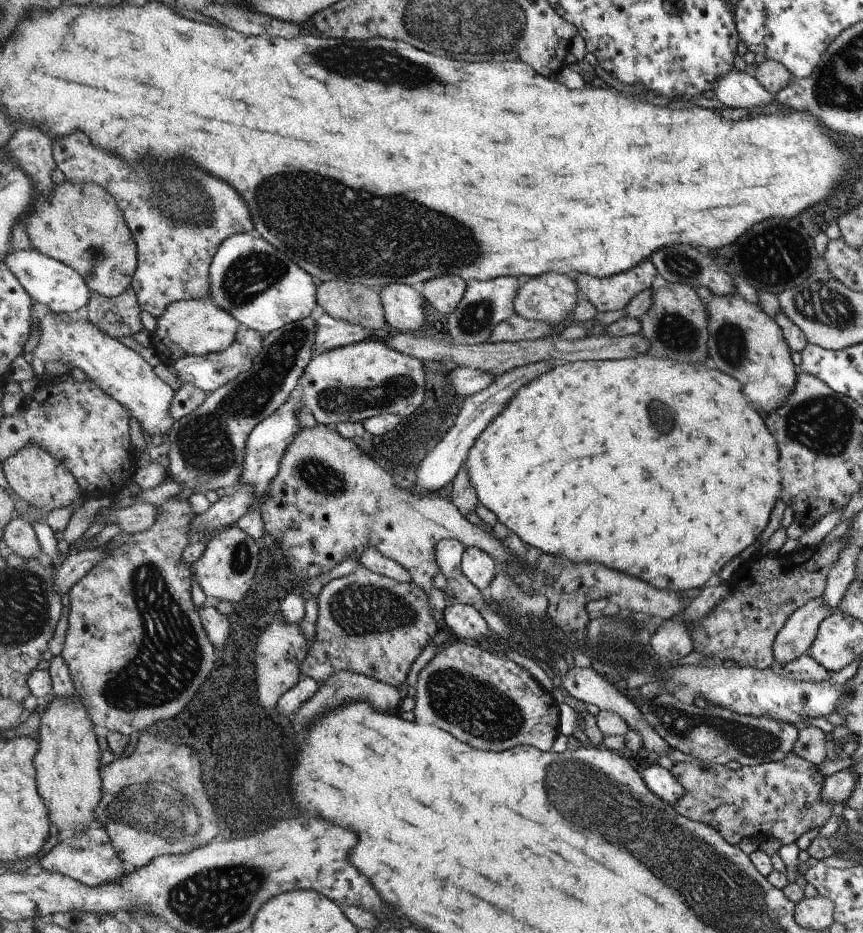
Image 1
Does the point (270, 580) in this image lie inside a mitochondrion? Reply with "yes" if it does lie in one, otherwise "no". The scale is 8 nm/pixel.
yes

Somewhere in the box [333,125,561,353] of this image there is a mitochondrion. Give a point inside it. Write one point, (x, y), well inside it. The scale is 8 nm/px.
(477, 316)

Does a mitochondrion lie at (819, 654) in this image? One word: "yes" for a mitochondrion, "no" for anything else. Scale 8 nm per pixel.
no

